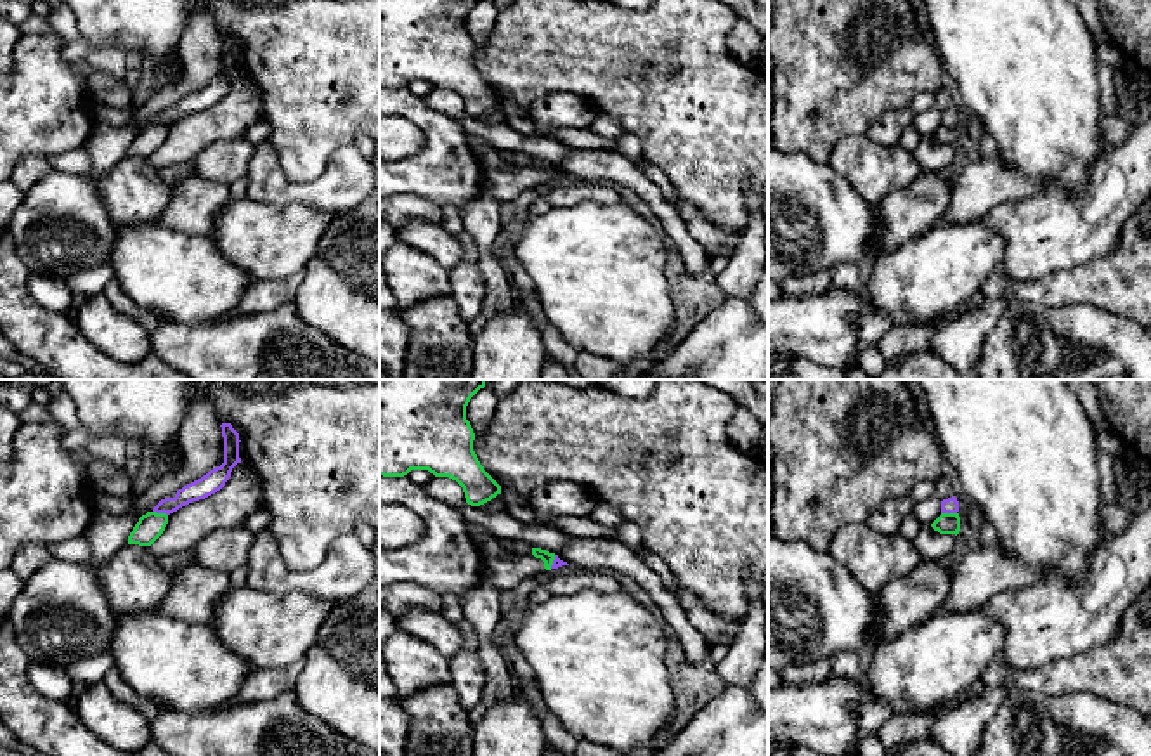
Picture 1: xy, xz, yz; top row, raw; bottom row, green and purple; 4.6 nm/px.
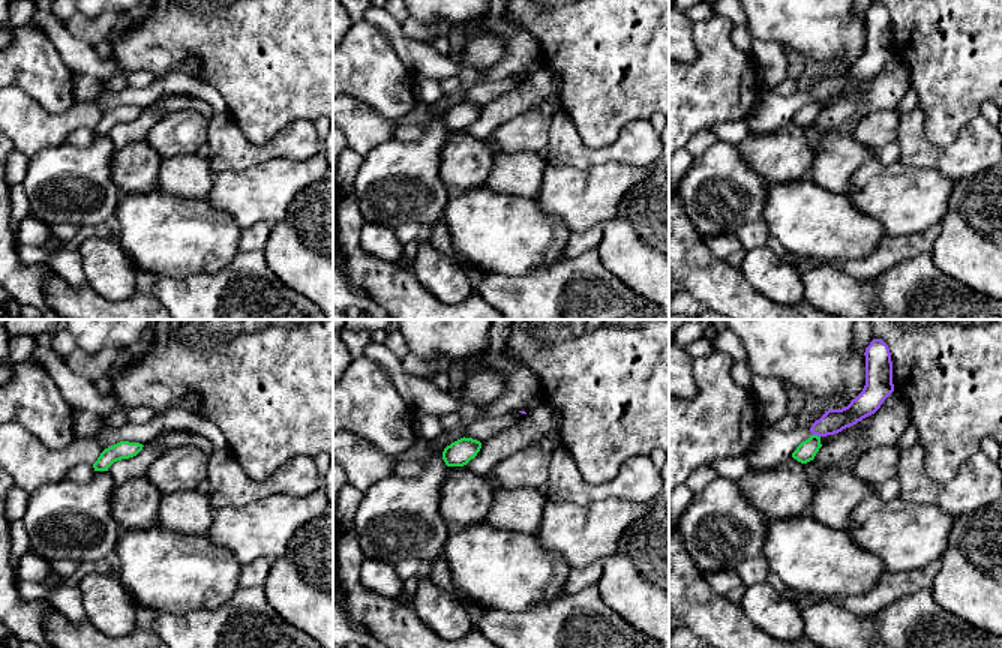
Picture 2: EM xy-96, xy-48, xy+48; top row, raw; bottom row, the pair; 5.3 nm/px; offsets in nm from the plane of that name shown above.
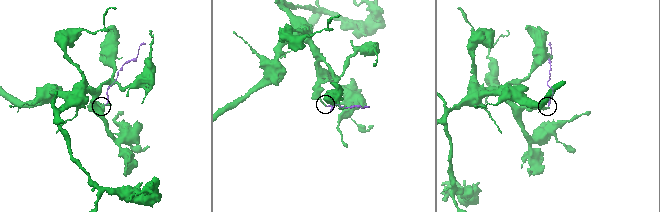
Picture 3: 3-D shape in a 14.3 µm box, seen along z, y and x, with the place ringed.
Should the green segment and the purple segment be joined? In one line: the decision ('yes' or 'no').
no

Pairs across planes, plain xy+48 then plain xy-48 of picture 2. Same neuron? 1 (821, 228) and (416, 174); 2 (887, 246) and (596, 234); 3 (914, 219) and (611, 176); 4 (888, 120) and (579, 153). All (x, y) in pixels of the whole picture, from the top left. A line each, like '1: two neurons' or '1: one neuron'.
1: two neurons
2: one neuron
3: one neuron
4: two neurons

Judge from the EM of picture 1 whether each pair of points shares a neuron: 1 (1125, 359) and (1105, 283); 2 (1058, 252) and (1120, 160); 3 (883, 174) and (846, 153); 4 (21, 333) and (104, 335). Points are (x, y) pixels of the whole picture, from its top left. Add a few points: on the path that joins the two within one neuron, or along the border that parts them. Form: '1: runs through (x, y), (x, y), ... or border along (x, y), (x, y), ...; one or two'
1: border along (1073, 304), (1092, 304), (1132, 321); two
2: runs through (1080, 229), (1108, 202), (1118, 182); one
3: runs through (874, 170), (855, 156); one
4: border along (71, 314), (78, 328), (99, 349), (118, 359); two

